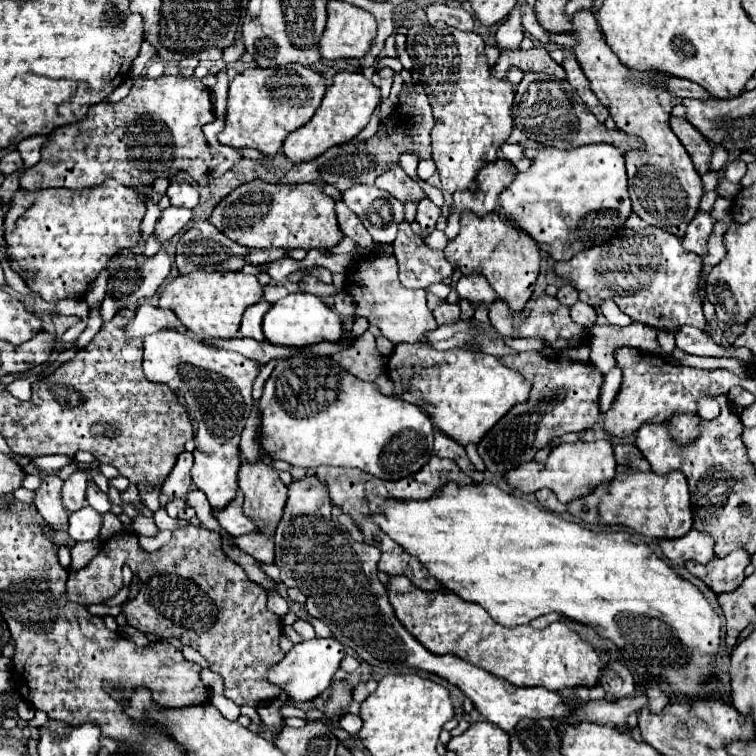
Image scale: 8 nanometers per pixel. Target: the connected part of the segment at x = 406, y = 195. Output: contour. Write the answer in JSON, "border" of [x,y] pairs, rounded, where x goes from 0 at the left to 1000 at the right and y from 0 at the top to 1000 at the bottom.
{"border":[[[522,214],[515,217],[512,225],[507,225],[507,230],[496,238],[496,246],[517,254],[517,259],[522,259],[525,265],[541,267],[541,265],[557,265],[562,257],[554,249],[554,243],[536,230],[536,225]]]}

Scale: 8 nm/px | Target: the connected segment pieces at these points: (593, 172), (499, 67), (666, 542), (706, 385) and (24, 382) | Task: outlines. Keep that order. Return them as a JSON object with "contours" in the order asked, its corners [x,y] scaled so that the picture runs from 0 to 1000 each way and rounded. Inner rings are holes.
{"contours":[[[[774,190],[753,198],[721,196],[705,209],[702,222],[697,228],[687,228],[684,235],[663,254],[660,272],[671,288],[684,294],[687,302],[708,315],[716,331],[729,336],[737,347],[753,347],[761,336],[795,325],[816,312],[837,280],[829,254],[824,201],[811,190]]],[[[705,61],[702,66],[663,66],[657,85],[652,87],[655,101],[665,103],[676,87],[687,87],[689,93],[708,93],[708,95],[724,95],[729,103],[747,103],[747,93],[729,79],[726,69],[718,61]]],[[[914,698],[906,709],[901,712],[877,712],[872,714],[872,722],[877,733],[890,741],[893,746],[903,746],[906,741],[922,741],[927,746],[935,746],[940,738],[946,738],[946,712],[940,706],[925,704]]],[[[816,460],[813,476],[819,481],[819,487],[824,489],[824,505],[821,505],[821,516],[819,516],[808,542],[800,545],[800,569],[819,579],[835,577],[853,558],[880,558],[880,556],[888,556],[890,548],[906,548],[906,545],[919,548],[922,532],[927,526],[946,526],[951,521],[962,521],[967,511],[978,508],[978,497],[967,495],[964,489],[954,489],[954,487],[951,489],[927,489],[927,487],[888,481],[877,471],[858,468],[858,466],[848,468],[848,463],[843,463],[843,460]]],[[[57,492],[50,495],[49,497],[44,497],[42,500],[21,503],[9,509],[8,516],[28,530],[38,530],[41,529],[42,503],[53,503],[60,497],[61,493]]]]}

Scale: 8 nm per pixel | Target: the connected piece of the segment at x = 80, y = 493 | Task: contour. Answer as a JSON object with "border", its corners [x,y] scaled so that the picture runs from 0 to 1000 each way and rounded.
{"border":[[[99,624],[86,635],[86,640],[83,640],[83,669],[91,677],[99,677],[112,667],[115,638],[118,638],[118,632],[112,624]]]}

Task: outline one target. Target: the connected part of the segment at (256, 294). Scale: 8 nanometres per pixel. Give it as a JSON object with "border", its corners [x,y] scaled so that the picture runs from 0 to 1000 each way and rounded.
{"border":[[[258,357],[234,365],[210,389],[210,407],[224,407],[239,429],[266,447],[311,447],[321,410],[348,394],[340,365],[321,360],[271,360]]]}

